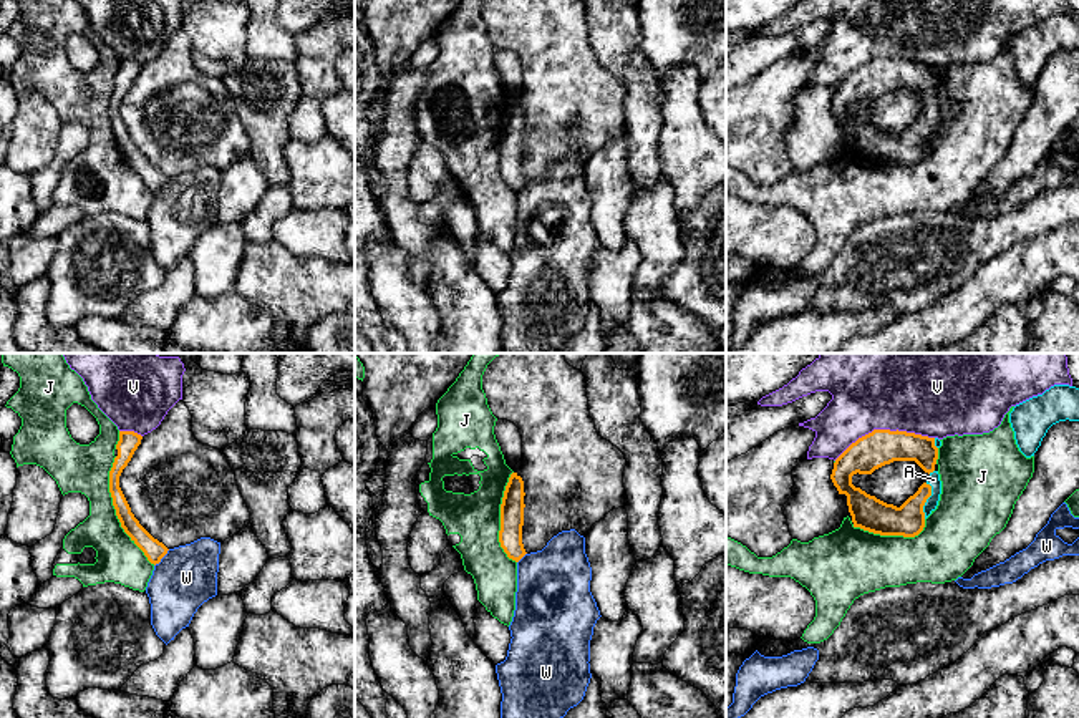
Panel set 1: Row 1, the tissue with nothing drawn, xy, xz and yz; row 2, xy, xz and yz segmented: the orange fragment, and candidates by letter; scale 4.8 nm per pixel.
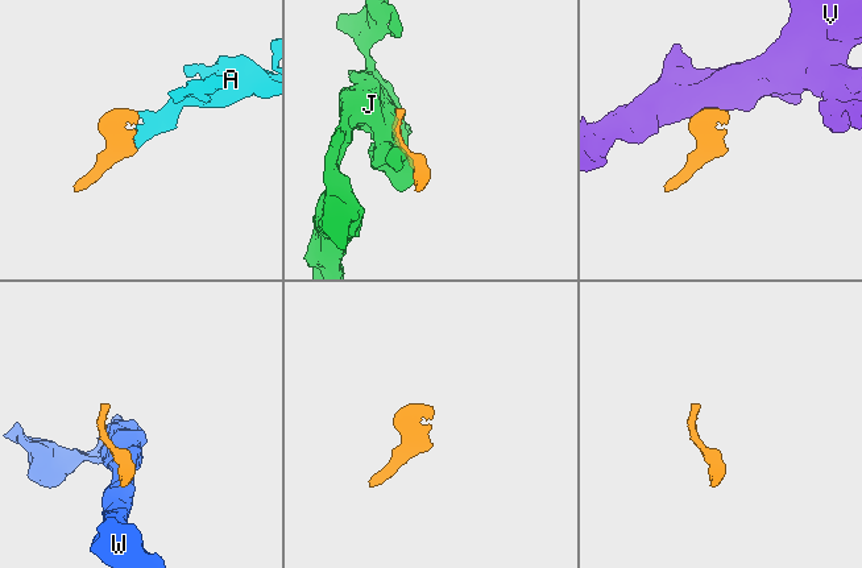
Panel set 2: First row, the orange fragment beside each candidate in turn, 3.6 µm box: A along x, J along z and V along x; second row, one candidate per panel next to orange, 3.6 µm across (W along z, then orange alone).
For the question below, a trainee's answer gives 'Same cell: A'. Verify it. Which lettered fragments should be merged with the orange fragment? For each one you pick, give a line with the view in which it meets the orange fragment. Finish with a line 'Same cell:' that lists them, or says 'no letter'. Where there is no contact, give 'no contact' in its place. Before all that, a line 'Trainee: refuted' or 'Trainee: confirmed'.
Trainee: confirmed
A: yz
Same cell: A

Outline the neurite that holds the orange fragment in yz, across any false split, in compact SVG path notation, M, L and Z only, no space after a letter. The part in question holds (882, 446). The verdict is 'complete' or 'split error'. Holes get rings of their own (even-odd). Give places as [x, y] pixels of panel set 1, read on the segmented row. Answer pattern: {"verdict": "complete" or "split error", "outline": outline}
{"verdict": "split error", "outline": "M873 429L852 443L835 459L830 479L839 494L847 496L854 527L880 536L918 536L925 527L925 519L936 509L941 494L940 474L935 469L940 446L938 438L898 429ZM893 461L915 461L930 474L928 481L900 507L852 484L854 474L872 474Z"}

